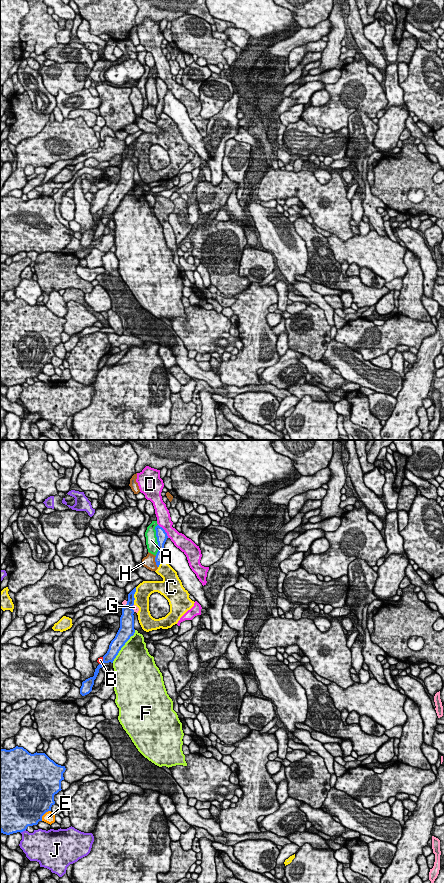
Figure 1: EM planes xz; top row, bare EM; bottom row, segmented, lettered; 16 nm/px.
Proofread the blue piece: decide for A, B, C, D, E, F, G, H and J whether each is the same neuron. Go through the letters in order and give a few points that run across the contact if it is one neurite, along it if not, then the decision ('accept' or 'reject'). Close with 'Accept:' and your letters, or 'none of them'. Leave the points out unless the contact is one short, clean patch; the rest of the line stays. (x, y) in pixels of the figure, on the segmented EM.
A: reject
B: line xz (103, 657), (99, 664); reject
C: reject
D: line xz (158, 524), (168, 537); reject
E: reject
F: reject
G: line xz (133, 604), (132, 608), (134, 611); reject
H: line xz (155, 556), (157, 567); reject
J: reject
Accept: none of them

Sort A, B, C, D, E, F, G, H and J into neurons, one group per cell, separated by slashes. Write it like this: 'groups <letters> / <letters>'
groups A / B / C / D / E / F / G / H / J

